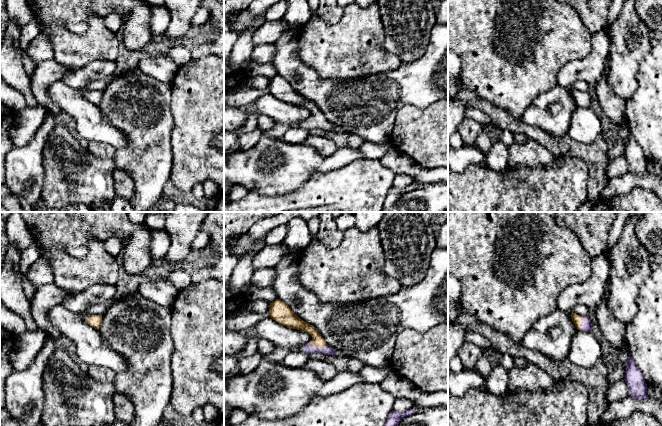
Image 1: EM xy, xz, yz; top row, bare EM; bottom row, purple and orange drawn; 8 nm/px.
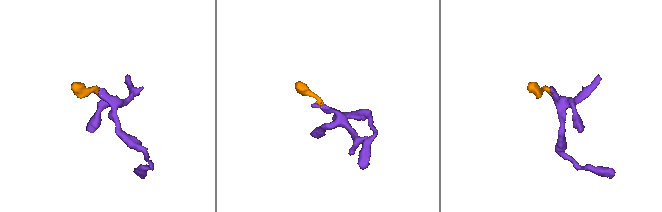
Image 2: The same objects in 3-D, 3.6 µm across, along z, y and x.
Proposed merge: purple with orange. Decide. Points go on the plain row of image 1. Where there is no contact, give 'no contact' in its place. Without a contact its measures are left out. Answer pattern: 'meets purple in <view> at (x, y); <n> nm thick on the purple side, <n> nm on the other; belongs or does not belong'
meets purple in yz at (581, 98); 90 nm thick on the purple side, 60 nm on the other; belongs

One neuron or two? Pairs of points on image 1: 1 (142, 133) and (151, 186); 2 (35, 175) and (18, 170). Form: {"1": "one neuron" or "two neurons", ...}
{"1": "one neuron", "2": "one neuron"}

